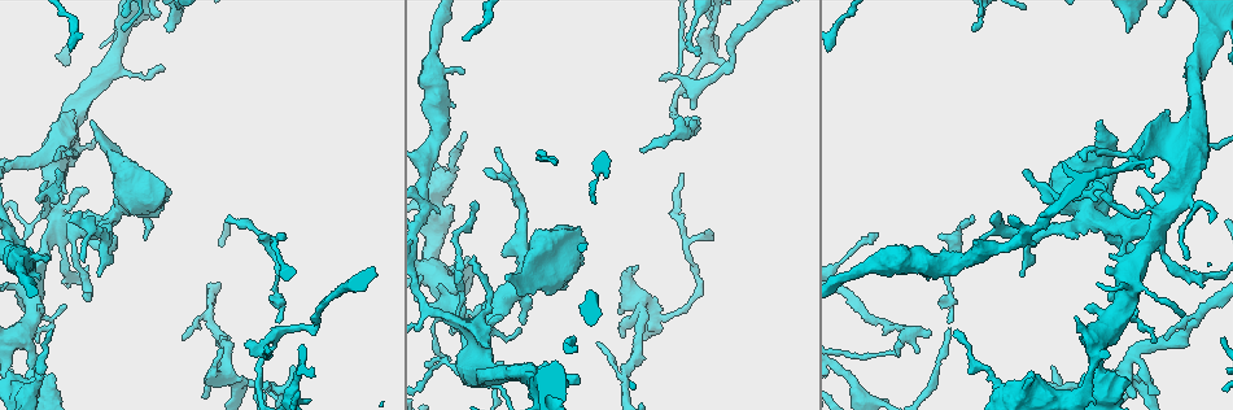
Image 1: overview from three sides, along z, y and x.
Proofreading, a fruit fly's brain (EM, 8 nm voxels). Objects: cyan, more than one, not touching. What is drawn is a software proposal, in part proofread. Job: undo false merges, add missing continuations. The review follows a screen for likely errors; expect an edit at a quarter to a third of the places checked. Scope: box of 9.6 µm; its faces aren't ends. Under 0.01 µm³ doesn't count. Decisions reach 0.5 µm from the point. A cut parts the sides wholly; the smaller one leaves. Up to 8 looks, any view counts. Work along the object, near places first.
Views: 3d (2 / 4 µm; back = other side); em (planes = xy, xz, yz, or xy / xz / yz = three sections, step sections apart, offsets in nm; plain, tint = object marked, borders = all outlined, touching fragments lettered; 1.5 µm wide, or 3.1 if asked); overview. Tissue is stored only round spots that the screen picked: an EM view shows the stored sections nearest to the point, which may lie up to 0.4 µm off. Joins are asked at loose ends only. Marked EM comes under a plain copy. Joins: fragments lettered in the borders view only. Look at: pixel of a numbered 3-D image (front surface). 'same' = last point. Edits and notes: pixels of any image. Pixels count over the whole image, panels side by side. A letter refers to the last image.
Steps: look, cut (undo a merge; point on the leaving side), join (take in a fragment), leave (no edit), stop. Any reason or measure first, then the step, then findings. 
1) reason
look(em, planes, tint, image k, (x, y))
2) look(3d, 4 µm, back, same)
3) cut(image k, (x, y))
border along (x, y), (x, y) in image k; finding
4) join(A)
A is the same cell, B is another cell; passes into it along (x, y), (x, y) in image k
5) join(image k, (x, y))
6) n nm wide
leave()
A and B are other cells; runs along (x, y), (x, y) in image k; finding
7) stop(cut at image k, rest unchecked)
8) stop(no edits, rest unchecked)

look(3d, 2 µm, back, image 1, (695, 54))

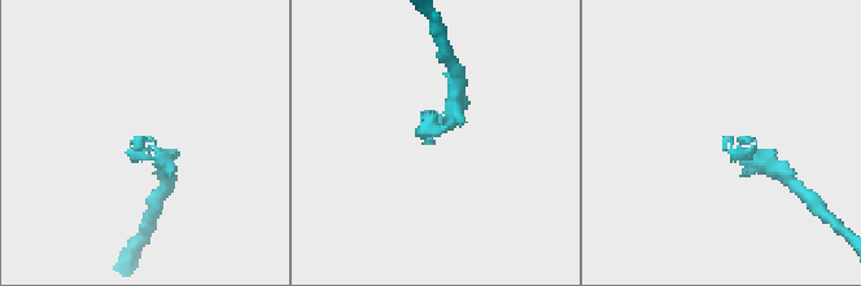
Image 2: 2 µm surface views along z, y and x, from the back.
look(em, yz, step 8, tint, image 2, (136, 138))

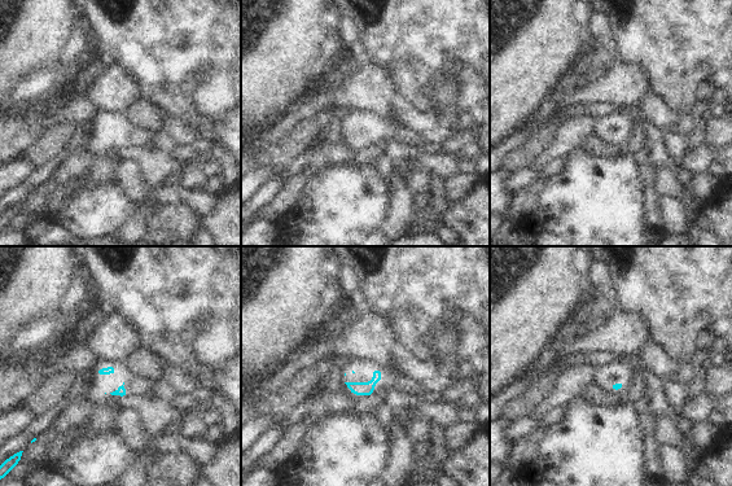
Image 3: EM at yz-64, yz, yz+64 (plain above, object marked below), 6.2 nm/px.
another direction
look(em, xy, step 4, borders, same)

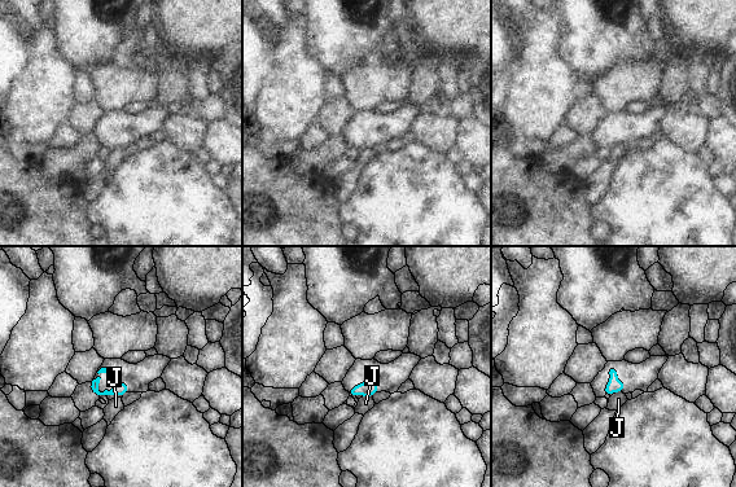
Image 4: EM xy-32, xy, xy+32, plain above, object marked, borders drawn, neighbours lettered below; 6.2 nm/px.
J touches over 60 nm
leave()
J is another cell; border along (363, 395), (372, 396) in image 4; none of them fits

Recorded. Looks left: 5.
free end
look(em, xz, step 8, borders, image 1, (952, 319))

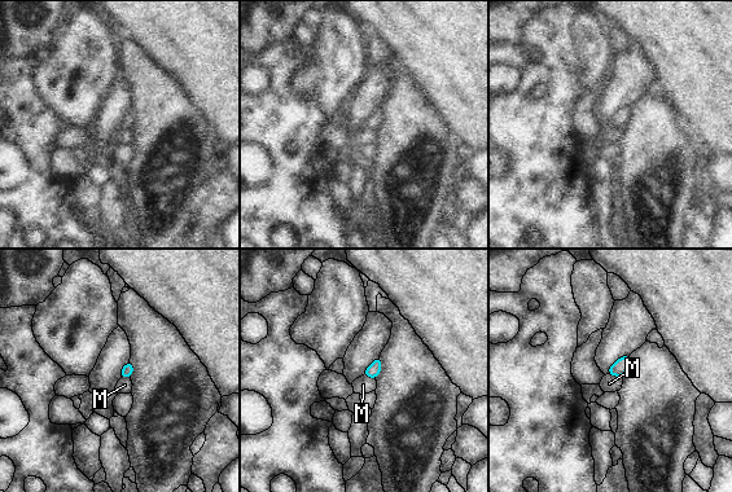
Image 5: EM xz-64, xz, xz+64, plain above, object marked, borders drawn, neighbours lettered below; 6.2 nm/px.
80 nm wide
leave()
M is another cell; border along (606, 374), (622, 378) in image 5; no lettered fragment goes on from it

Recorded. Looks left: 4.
an open end
look(em, planes, borders, image 1, (578, 377))

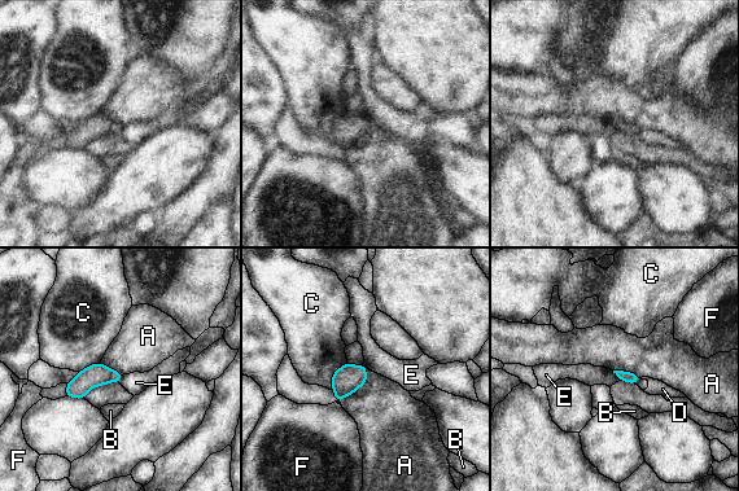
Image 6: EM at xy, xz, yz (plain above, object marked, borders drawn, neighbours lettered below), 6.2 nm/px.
leave()
A, B, C, D, E and F are other cells; border along (612, 371), (620, 380) in image 6; none of them fits

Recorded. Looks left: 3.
branch stops here
look(em, planes, tint, image 1, (1128, 33))

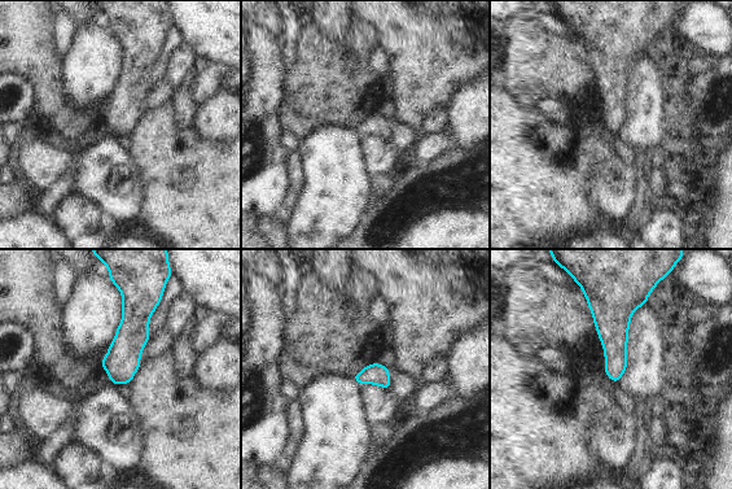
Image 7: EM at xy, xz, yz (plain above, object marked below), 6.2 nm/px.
look(em, planes, borders, same)

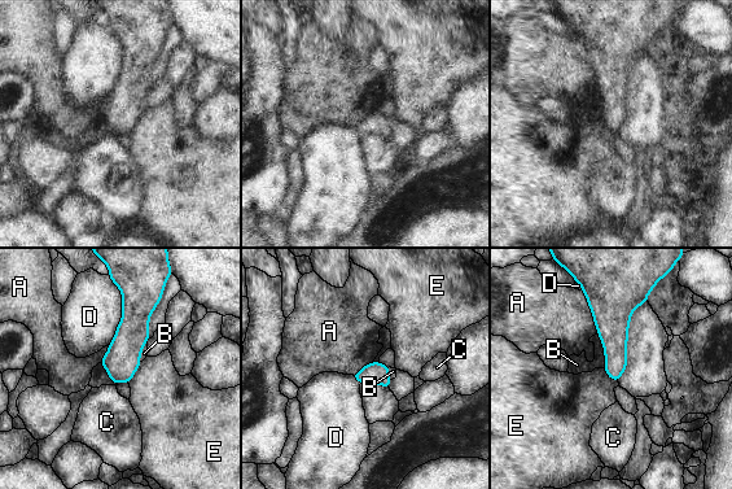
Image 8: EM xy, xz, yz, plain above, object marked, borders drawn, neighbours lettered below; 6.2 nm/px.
leave()
A, B, C, D and E are other cells; border along (597, 333), (604, 350) in image 8; none of them fits

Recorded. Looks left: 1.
stop(no edits, rest unchecked)

